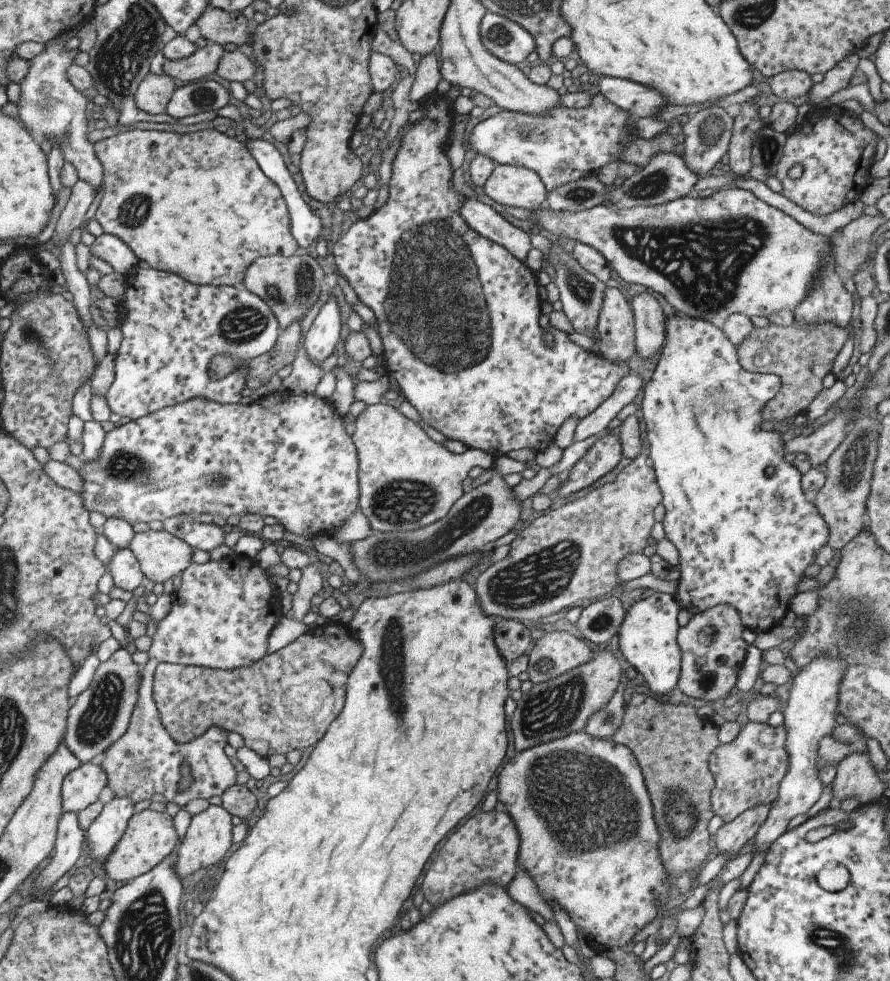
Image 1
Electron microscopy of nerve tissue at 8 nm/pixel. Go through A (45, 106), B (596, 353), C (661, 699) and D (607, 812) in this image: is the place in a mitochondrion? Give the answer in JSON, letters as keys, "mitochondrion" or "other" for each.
{"A":"mitochondrion","B":"other","C":"other","D":"mitochondrion"}

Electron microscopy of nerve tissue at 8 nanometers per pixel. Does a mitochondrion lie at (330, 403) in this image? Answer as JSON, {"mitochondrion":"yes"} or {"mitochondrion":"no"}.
{"mitochondrion":"no"}

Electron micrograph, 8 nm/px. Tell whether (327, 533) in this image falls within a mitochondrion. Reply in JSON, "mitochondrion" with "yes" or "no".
{"mitochondrion":"no"}

